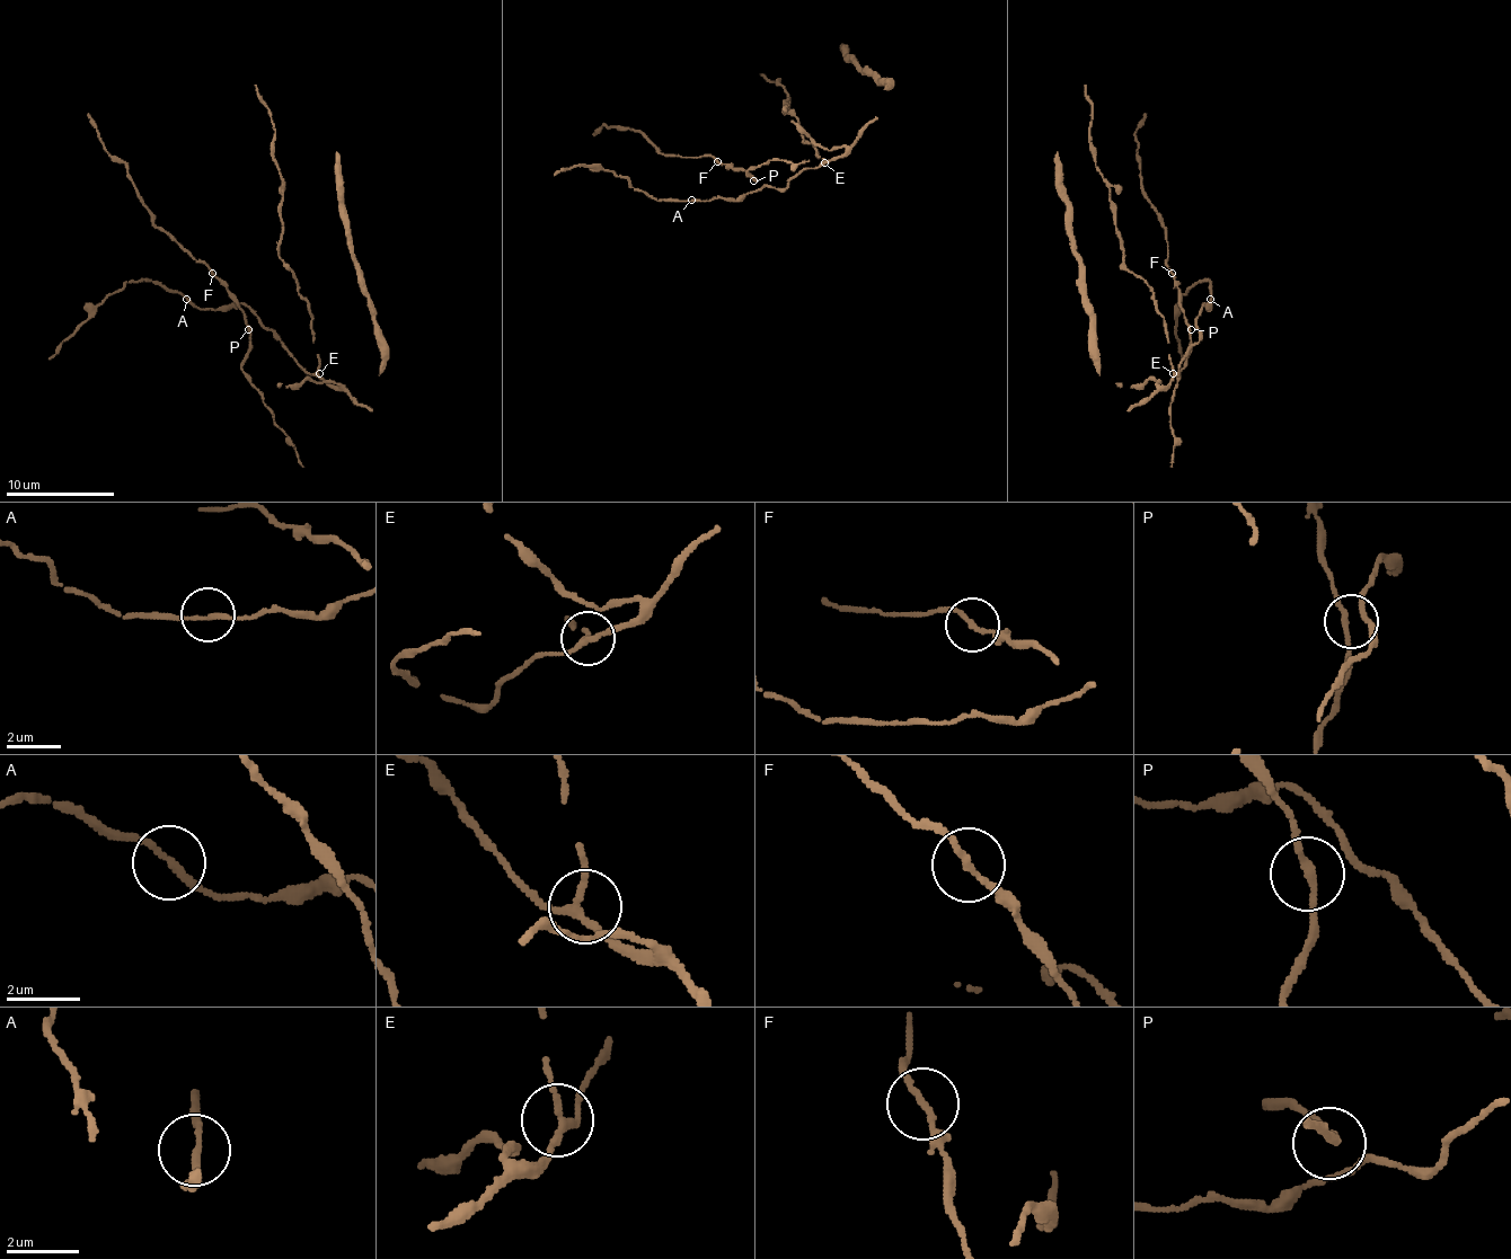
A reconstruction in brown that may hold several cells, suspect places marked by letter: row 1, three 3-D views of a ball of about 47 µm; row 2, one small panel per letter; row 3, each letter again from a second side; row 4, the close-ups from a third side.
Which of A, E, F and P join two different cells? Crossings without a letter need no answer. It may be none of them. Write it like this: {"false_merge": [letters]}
{"false_merge": []}

